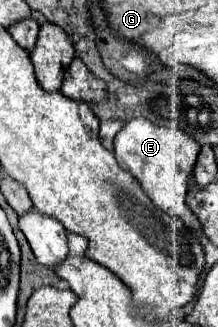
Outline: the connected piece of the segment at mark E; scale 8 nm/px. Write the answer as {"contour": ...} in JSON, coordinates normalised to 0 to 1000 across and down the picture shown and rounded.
{"contour":[[[615,361],[578,373],[523,428],[523,471],[541,502],[651,563],[670,599],[706,618],[716,636],[835,673],[844,691],[872,697],[890,716],[917,709],[927,691],[899,654],[881,654],[881,642],[862,636],[853,593],[908,465],[917,465],[917,440],[899,440],[835,398],[716,385],[661,361]]]}

